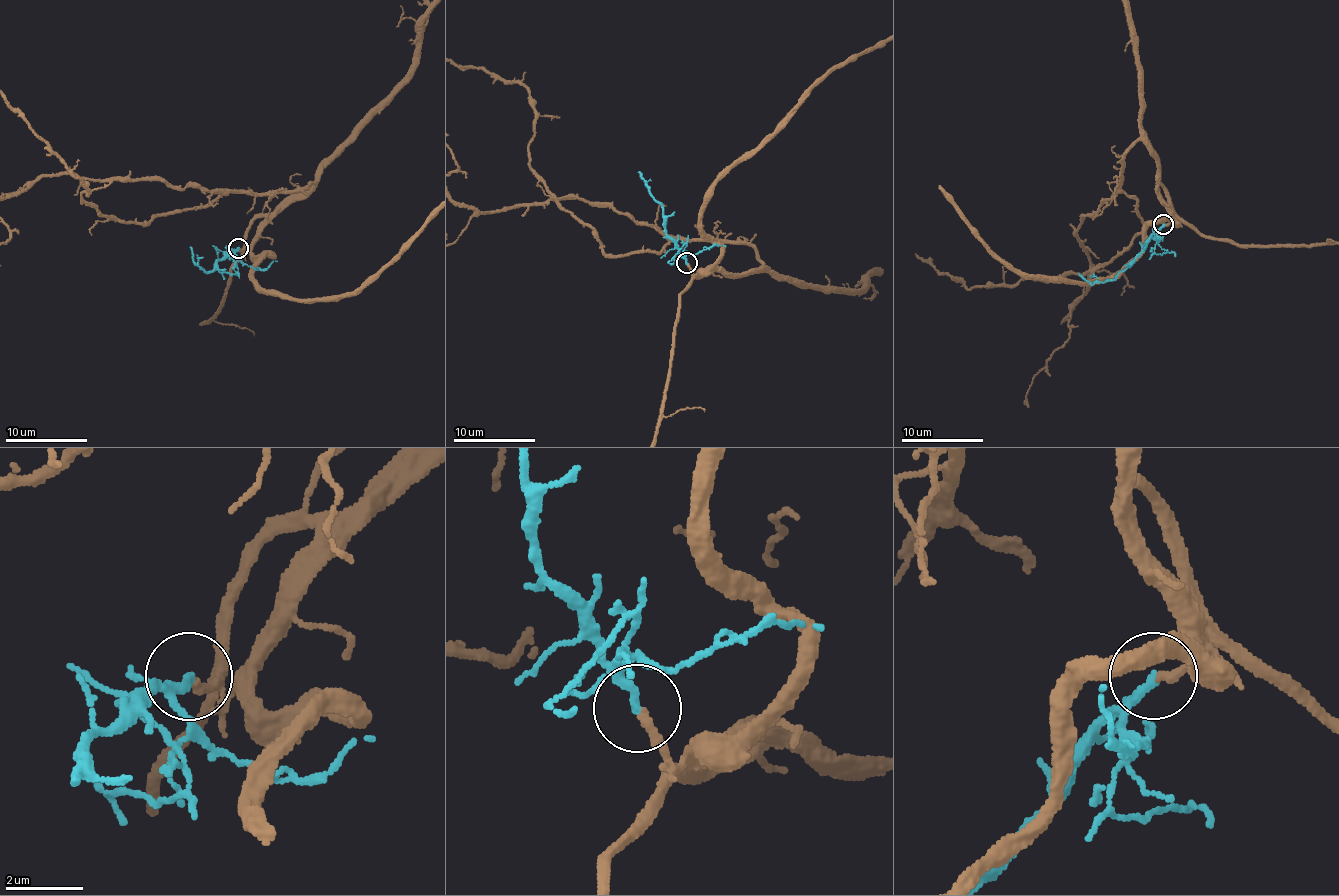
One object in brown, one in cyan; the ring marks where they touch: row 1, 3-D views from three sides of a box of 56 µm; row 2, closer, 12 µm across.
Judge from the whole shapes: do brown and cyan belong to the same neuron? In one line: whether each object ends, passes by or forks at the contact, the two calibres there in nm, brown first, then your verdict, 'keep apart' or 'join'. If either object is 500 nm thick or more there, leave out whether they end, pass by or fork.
brown ends; cyan ends; calibres 240 and 240 nm; join

